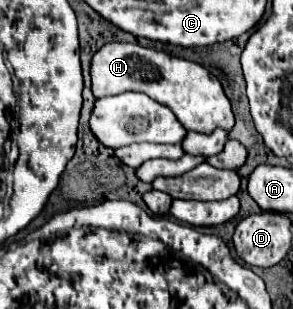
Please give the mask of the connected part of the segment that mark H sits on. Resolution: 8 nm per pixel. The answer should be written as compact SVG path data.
M111 42L95 52L91 64L91 82L95 98L115 96L121 92L143 92L153 100L169 106L177 120L193 132L213 132L215 128L231 130L235 124L235 116L231 110L231 102L223 92L221 82L207 72L203 66L175 58L167 52L143 48L139 44L121 44Z

